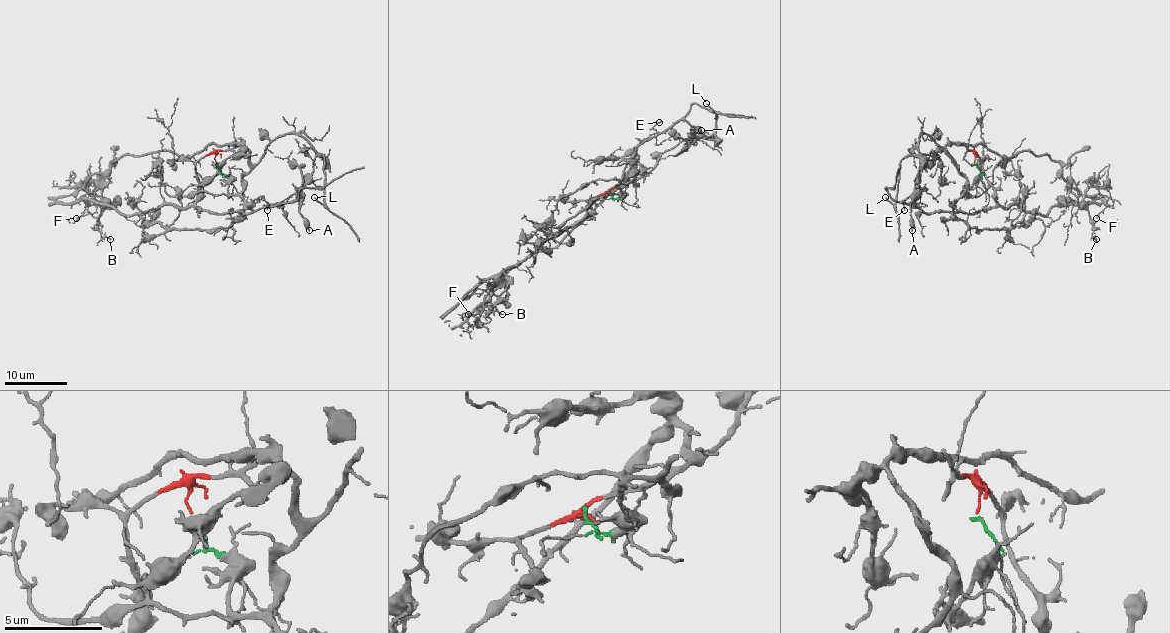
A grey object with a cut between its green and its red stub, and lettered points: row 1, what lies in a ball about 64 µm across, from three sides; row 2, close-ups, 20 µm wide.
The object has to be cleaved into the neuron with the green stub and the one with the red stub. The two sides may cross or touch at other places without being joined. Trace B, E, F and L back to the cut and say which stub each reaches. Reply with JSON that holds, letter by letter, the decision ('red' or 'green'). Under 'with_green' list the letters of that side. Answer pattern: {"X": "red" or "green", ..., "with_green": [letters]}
{"B": "red", "E": "red", "F": "red", "L": "green", "with_green": ["L"]}

